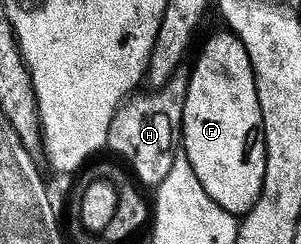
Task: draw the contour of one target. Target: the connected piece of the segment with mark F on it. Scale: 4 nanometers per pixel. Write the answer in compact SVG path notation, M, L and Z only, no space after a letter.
M221 29L217 35L212 35L205 41L204 48L201 49L200 56L188 75L182 120L182 153L190 161L194 173L198 173L202 189L206 189L206 193L210 193L210 197L218 201L222 209L234 216L243 217L254 205L254 201L258 201L266 169L258 93L250 57L240 38L227 29Z

